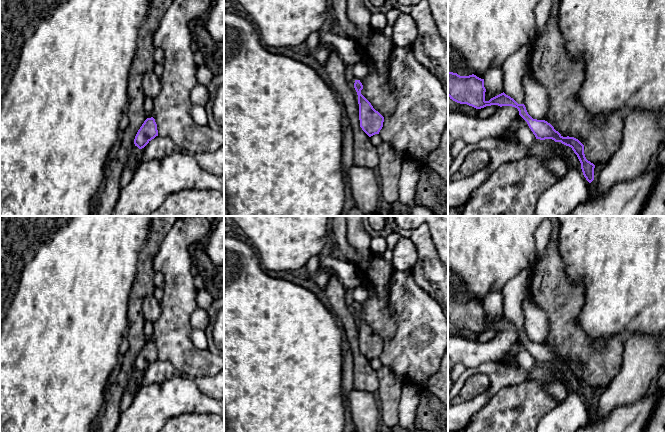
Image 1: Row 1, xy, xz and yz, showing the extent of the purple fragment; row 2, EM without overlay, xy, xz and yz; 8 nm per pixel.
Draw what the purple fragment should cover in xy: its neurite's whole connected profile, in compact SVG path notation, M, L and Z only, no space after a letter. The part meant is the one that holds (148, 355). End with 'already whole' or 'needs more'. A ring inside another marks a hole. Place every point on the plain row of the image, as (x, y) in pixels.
M153 341L147 342L138 354L134 368L139 373L142 373L156 360L158 360L158 354L155 343Z; already whole

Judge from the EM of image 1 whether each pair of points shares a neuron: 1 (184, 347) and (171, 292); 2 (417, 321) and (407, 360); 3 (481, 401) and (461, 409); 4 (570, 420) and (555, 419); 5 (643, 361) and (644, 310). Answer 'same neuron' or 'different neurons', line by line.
1: same neuron
2: same neuron
3: same neuron
4: same neuron
5: different neurons

